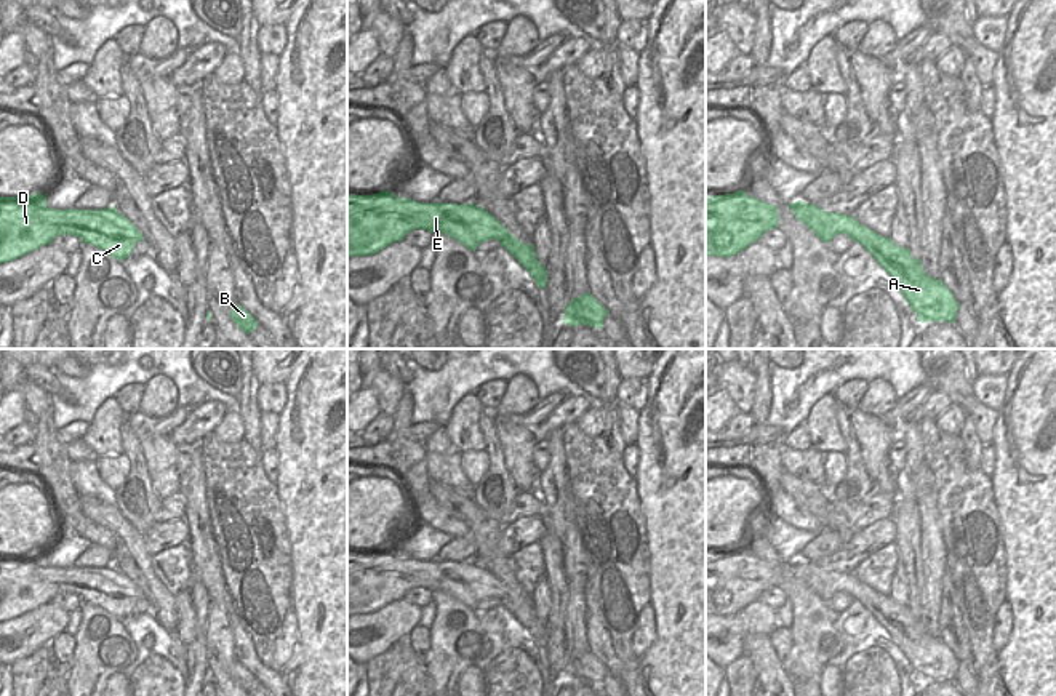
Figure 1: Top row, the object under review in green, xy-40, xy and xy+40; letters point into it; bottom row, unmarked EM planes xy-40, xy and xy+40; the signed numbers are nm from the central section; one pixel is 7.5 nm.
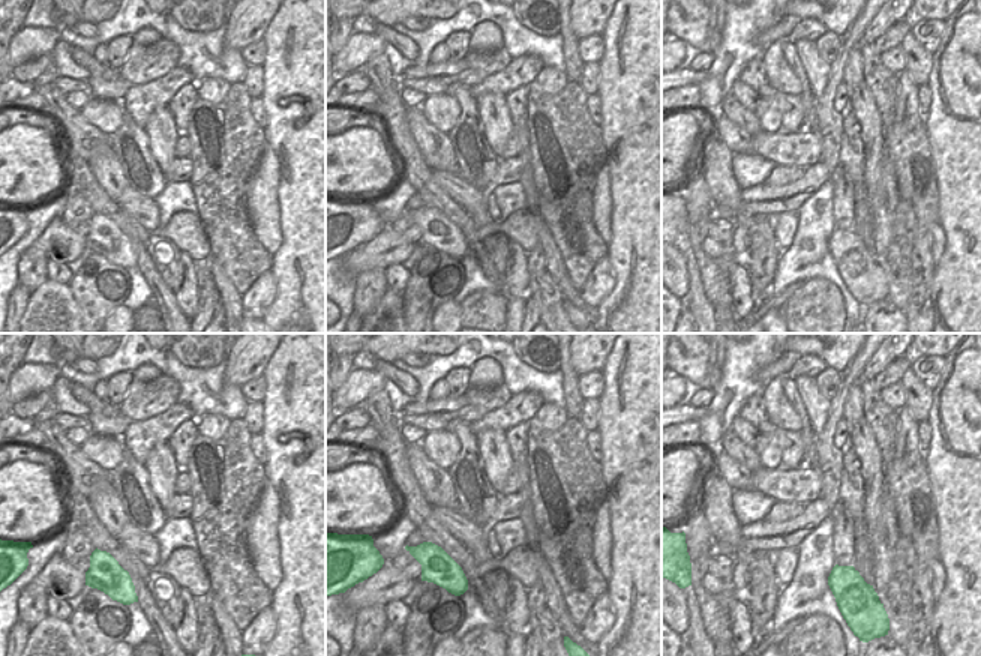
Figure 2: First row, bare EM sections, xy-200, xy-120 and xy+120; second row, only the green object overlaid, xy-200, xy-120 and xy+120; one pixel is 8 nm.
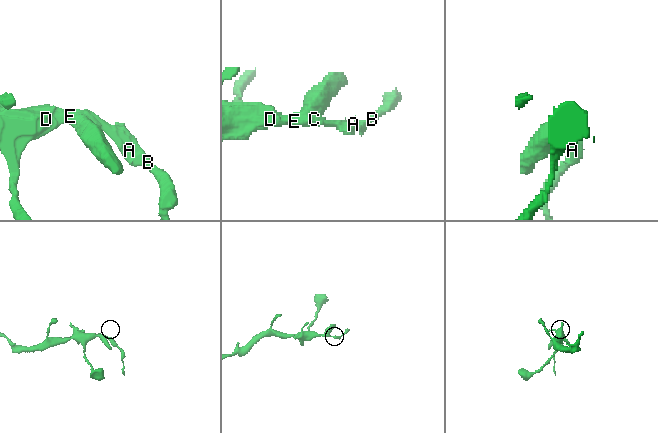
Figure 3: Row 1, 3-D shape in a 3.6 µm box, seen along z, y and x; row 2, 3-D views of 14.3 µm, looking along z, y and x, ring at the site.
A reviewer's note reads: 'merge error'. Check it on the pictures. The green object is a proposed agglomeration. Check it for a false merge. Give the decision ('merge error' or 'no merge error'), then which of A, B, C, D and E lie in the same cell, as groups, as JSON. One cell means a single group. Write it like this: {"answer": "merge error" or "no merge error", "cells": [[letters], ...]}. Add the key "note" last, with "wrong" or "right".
{"answer": "no merge error", "cells": [["A", "B", "C", "D", "E"]], "note": "wrong"}

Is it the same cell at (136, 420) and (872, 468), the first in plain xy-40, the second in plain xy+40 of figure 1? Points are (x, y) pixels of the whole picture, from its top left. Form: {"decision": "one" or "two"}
{"decision": "two"}

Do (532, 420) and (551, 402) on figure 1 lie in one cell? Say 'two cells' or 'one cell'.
one cell

